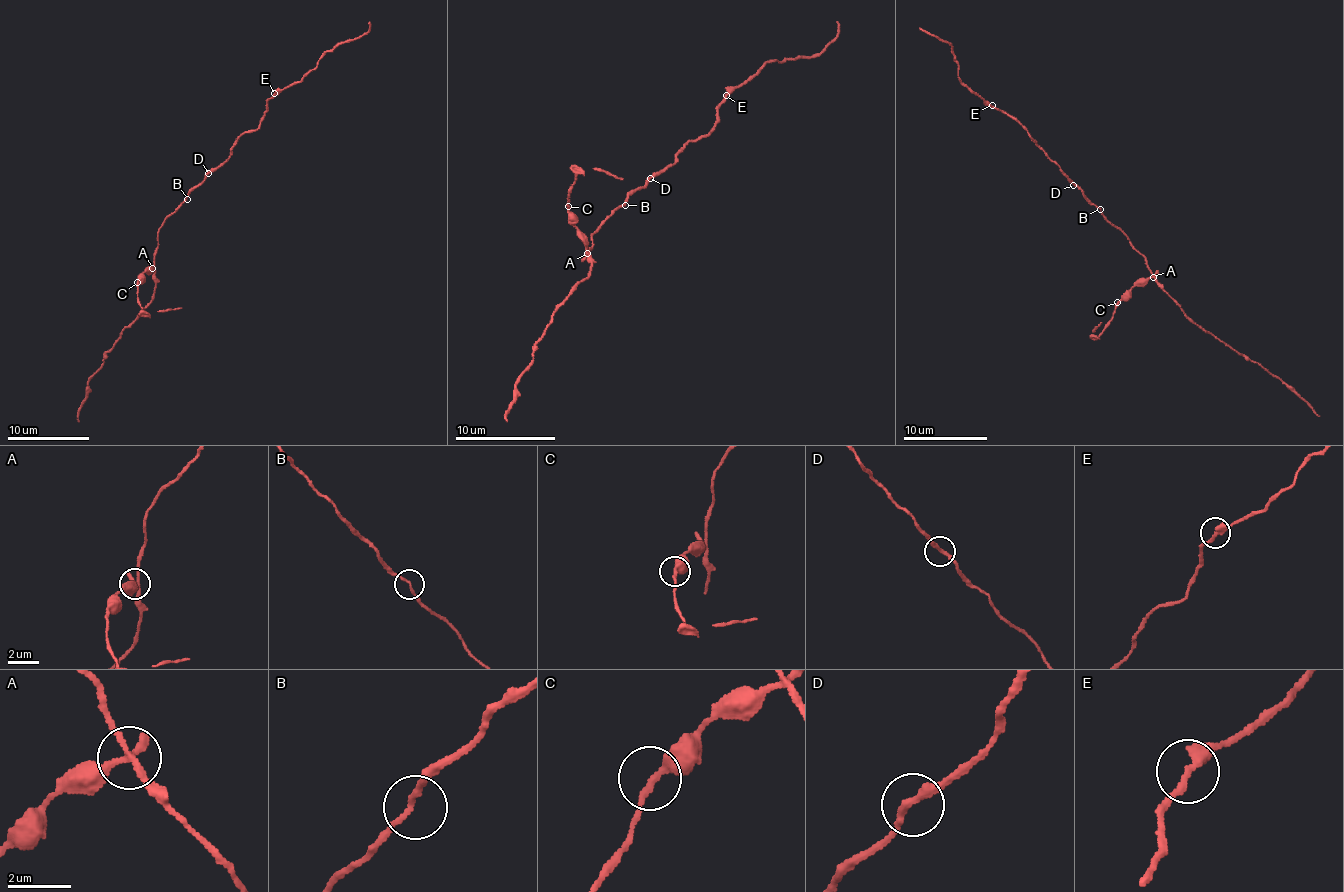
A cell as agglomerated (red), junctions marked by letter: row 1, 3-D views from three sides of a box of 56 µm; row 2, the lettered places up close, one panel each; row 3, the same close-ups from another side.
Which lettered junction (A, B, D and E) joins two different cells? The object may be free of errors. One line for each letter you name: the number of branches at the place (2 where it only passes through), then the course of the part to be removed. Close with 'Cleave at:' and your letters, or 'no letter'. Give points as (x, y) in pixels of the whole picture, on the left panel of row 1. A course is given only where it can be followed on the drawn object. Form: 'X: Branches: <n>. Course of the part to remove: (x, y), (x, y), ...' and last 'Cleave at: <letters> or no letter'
A: Branches: 3. Course of the part to remove: (153, 267), (141, 275), (137, 284), (138, 304), (148, 314), (181, 307)
Cleave at: A

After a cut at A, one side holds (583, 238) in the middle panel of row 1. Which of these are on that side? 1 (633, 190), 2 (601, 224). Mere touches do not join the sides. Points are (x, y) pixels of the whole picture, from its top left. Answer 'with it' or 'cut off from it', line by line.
1: cut off from it
2: cut off from it

